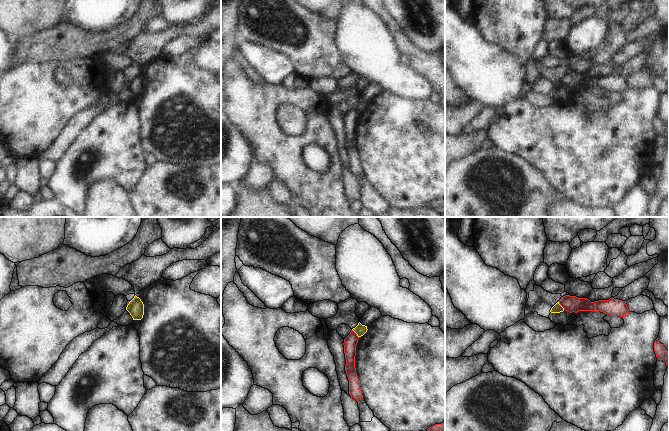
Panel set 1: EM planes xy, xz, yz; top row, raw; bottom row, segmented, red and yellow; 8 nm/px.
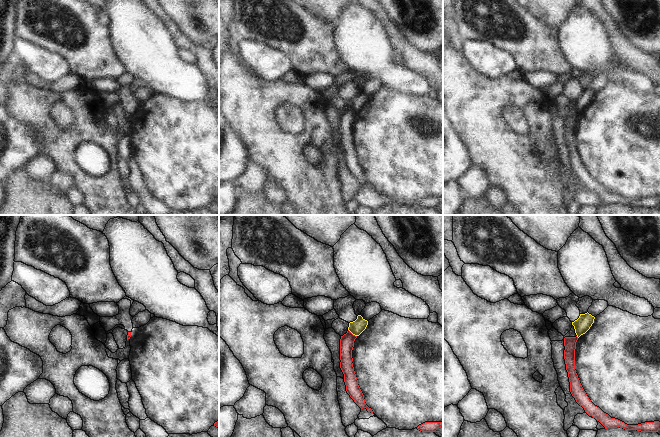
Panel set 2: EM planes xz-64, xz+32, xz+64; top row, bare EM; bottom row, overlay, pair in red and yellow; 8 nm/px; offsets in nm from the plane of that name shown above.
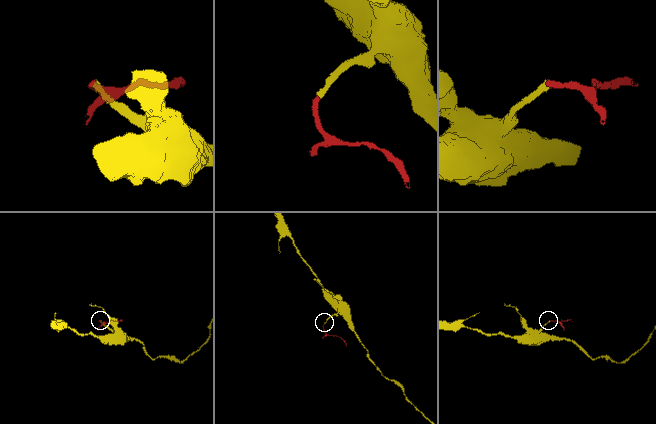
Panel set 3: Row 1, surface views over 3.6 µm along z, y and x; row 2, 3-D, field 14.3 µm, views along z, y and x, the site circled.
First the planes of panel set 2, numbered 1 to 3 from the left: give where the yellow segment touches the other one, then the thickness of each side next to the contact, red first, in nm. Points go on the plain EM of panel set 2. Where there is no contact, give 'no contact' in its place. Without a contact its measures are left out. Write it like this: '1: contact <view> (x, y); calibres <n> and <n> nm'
1: no contact
2: contact xz+32 (351, 109); calibres 110 and 120 nm
3: no contact

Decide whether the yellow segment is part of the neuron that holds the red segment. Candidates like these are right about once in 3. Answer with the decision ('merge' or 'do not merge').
do not merge

